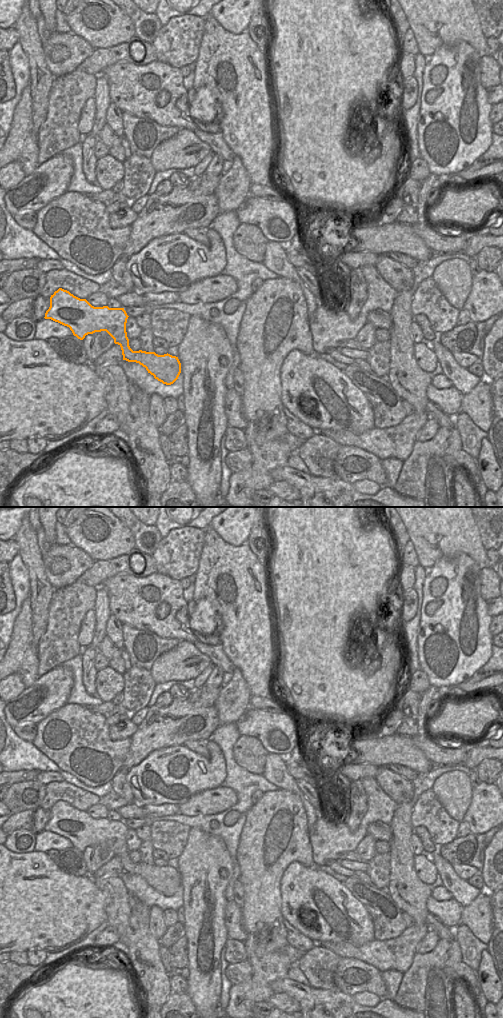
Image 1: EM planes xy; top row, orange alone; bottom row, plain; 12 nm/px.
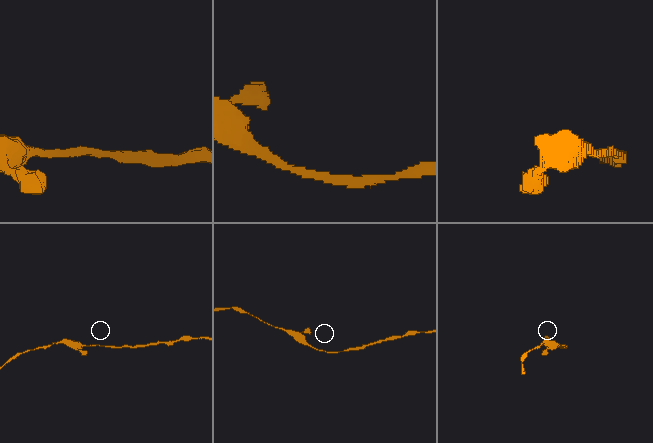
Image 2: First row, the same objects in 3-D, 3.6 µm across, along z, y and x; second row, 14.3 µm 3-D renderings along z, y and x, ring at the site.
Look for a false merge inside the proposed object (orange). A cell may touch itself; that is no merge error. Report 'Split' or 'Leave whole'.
Leave whole.

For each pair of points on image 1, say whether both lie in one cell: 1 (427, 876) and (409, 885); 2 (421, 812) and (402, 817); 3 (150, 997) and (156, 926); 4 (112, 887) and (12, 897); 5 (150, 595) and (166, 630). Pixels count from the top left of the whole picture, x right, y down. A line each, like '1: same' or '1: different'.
1: different
2: different
3: different
4: different
5: same

